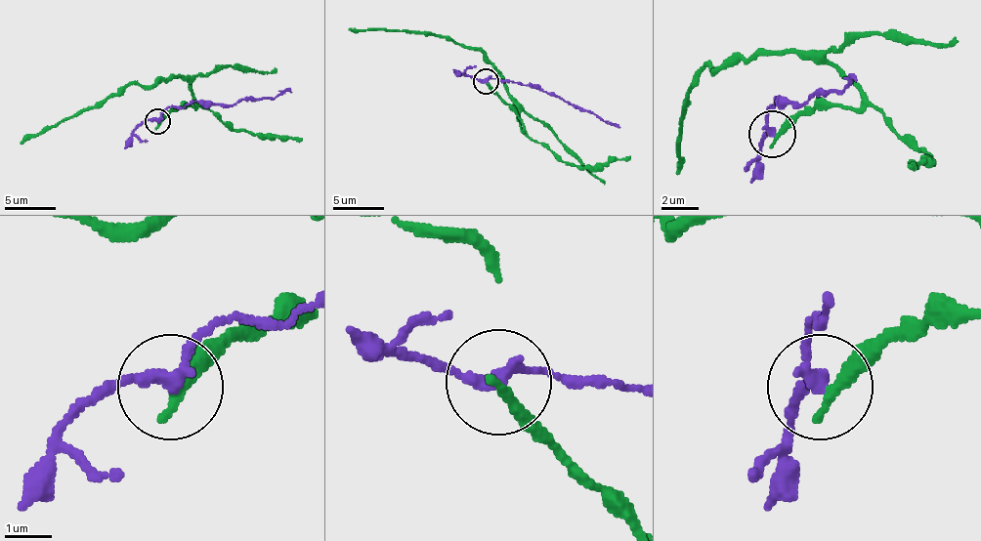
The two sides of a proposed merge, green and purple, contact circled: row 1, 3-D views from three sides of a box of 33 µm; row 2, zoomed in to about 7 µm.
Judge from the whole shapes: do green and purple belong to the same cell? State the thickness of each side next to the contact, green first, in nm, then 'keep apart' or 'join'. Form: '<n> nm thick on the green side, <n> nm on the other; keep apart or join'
320 nm thick on the green side, 260 nm on the other; keep apart

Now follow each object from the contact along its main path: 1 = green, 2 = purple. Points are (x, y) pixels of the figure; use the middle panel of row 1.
1: (486, 82), (524, 130), (519, 104), (480, 51), (434, 35), (349, 27)
2: (486, 82), (498, 79), (536, 84), (544, 92), (618, 128)

